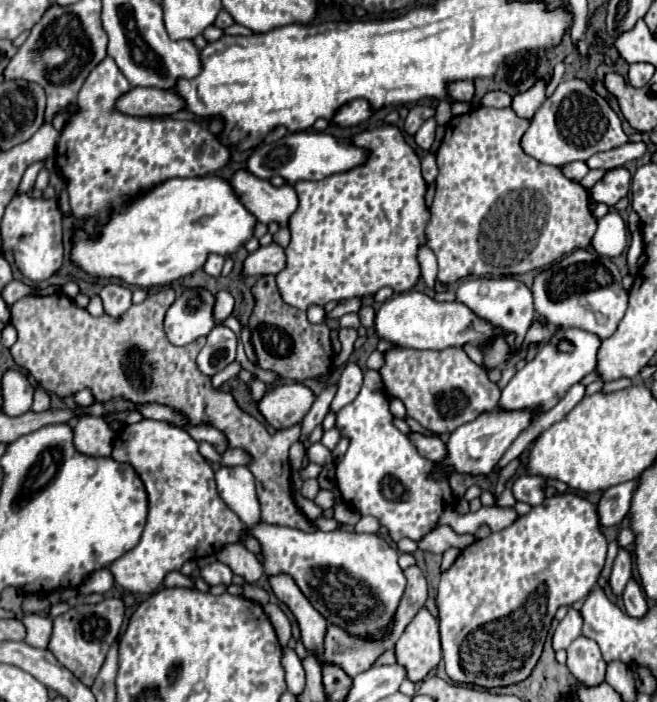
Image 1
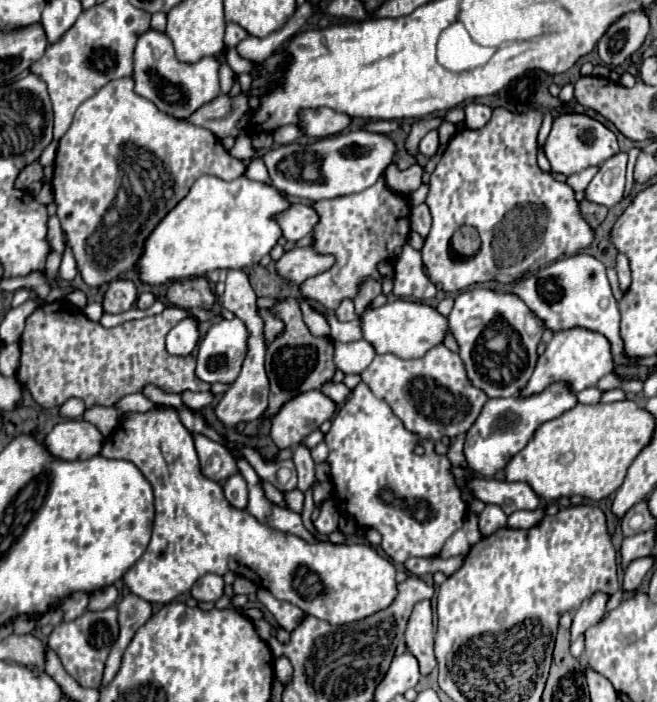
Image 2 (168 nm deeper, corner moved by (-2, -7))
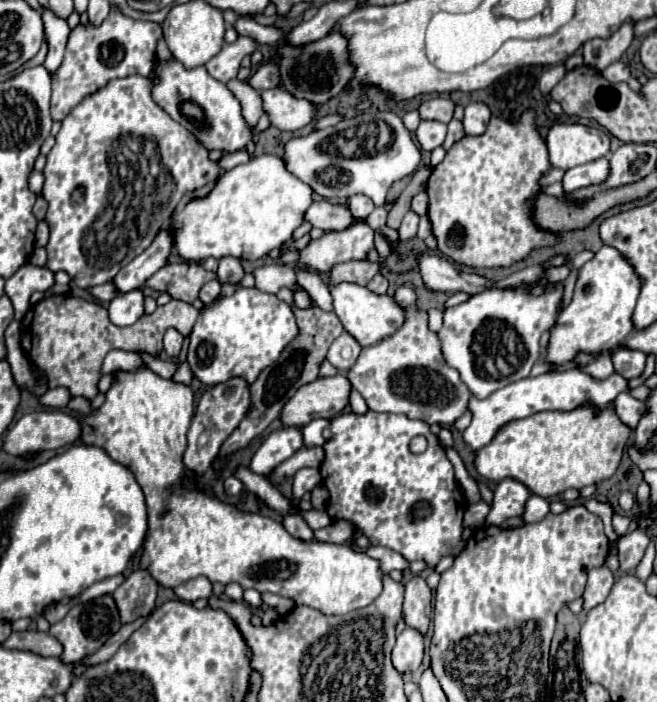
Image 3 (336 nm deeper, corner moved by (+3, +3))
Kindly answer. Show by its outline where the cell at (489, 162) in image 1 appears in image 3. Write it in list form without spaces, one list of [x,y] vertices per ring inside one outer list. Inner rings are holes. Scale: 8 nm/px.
[[[525,112],[517,124],[493,116],[485,134],[465,136],[459,140],[447,152],[445,160],[433,168],[427,182],[429,220],[433,224],[433,234],[439,240],[439,252],[457,264],[473,268],[499,268],[523,260],[533,248],[555,244],[557,234],[539,230],[531,218],[533,196],[541,192],[537,180],[549,168],[547,146],[535,128],[533,112]]]

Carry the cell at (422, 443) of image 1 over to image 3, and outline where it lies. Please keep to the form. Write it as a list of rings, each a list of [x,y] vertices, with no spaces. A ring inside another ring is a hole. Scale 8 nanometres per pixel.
[[[503,480],[495,486],[493,492],[493,508],[485,518],[487,526],[499,526],[505,518],[521,516],[525,512],[525,502],[531,492],[517,480]]]

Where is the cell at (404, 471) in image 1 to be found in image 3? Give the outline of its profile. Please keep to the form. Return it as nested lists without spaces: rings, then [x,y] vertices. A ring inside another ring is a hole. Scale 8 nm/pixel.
[[[369,410],[365,416],[353,412],[343,412],[335,416],[325,430],[325,460],[321,464],[321,478],[329,490],[327,514],[331,520],[347,520],[361,534],[369,538],[371,546],[387,546],[399,552],[407,562],[423,560],[429,570],[437,566],[443,556],[457,556],[465,548],[463,542],[463,512],[467,500],[455,484],[453,464],[449,462],[445,448],[439,444],[437,436],[431,434],[429,424],[421,420],[411,420],[405,414],[379,414]],[[415,436],[427,438],[427,450],[423,454],[413,454],[409,442]]]

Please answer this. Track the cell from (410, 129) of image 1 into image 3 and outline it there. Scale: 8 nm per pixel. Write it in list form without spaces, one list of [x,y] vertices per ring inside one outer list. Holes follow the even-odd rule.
[[[431,98],[419,106],[423,120],[439,120],[445,124],[453,118],[453,110],[455,110],[455,102],[449,98]]]

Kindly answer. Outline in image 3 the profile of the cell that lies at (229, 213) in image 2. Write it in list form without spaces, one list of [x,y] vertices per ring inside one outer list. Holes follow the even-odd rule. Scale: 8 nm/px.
[[[261,154],[243,166],[221,174],[215,188],[205,198],[189,200],[171,218],[175,248],[183,260],[201,262],[209,256],[235,256],[239,260],[259,260],[273,248],[287,242],[305,220],[305,210],[313,204],[313,188],[295,178],[281,156]]]

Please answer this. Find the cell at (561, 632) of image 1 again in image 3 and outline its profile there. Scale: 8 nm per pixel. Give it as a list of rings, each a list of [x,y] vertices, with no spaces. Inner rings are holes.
[[[603,564],[599,568],[593,568],[589,572],[589,580],[587,580],[587,588],[585,588],[585,610],[591,610],[595,608],[597,604],[605,602],[605,598],[609,596],[611,592],[611,586],[615,584],[615,578],[613,578],[613,572]]]

